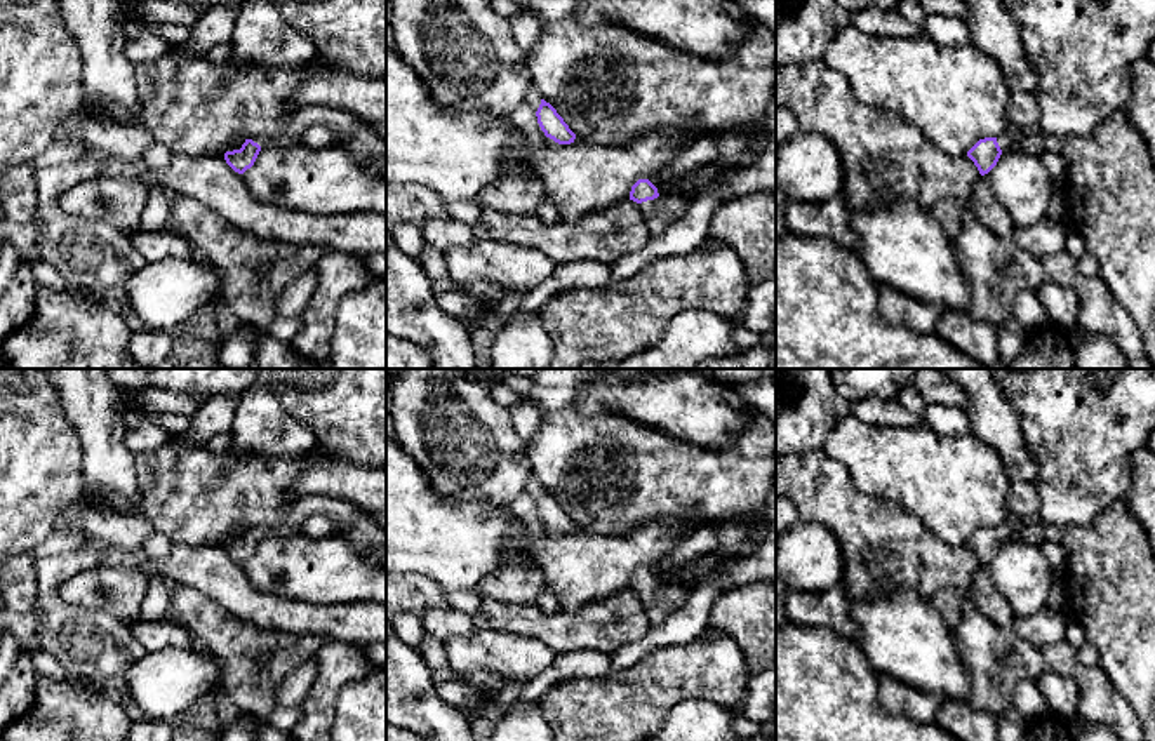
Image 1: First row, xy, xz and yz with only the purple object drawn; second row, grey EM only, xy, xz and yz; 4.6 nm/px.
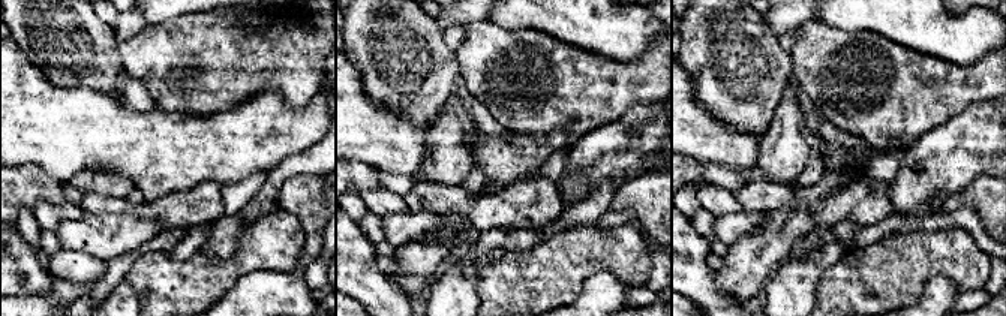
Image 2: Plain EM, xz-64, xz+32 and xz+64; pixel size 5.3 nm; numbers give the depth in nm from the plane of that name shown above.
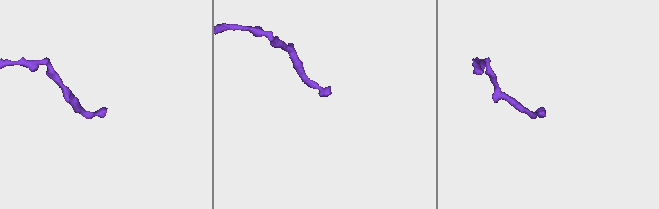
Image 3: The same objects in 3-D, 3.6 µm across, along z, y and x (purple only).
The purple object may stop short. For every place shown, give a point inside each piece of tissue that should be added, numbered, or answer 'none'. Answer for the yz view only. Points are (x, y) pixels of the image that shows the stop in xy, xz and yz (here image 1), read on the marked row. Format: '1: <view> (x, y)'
1: yz (1011, 136)

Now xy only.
1: xy (360, 140)

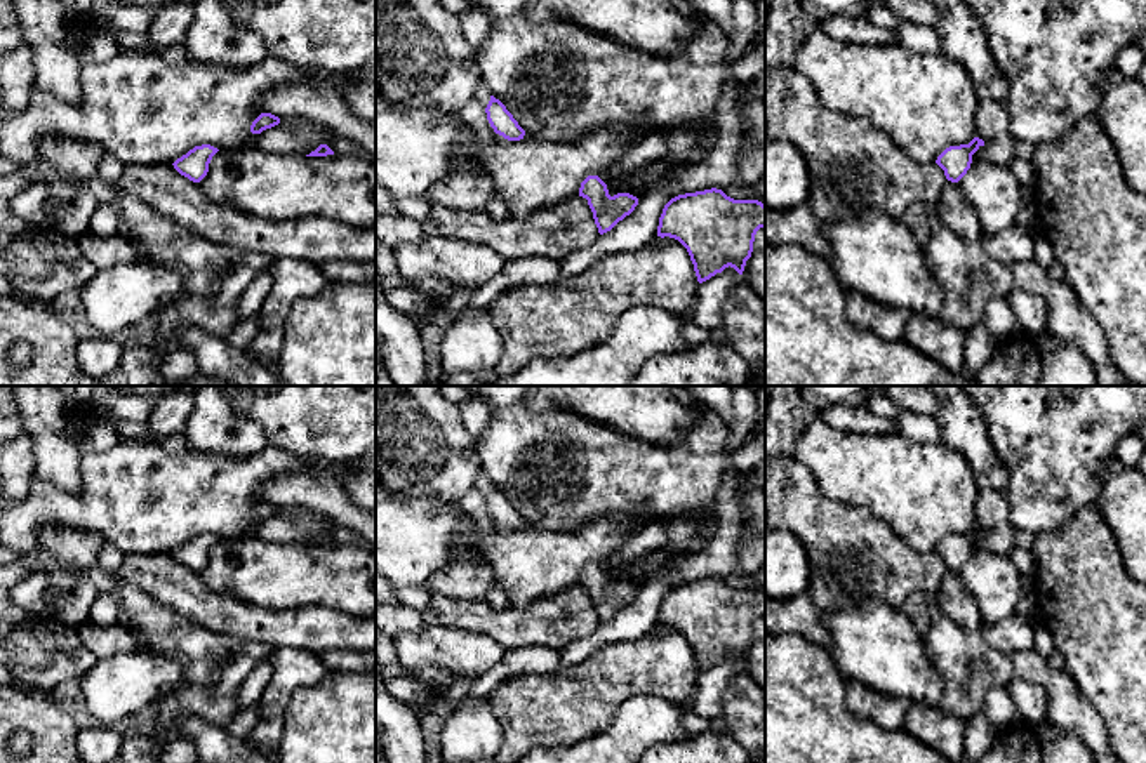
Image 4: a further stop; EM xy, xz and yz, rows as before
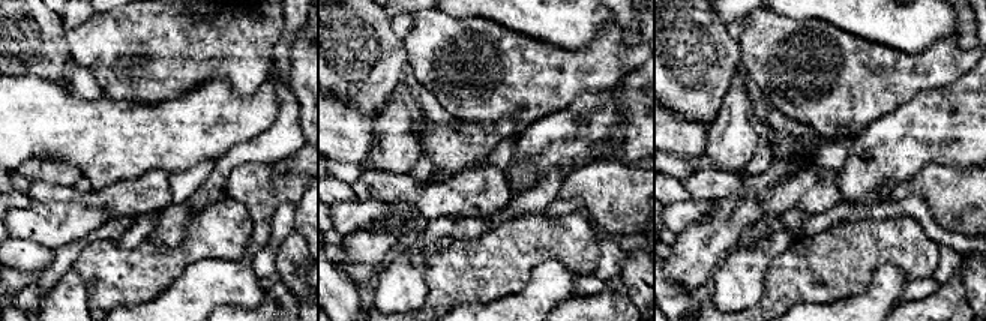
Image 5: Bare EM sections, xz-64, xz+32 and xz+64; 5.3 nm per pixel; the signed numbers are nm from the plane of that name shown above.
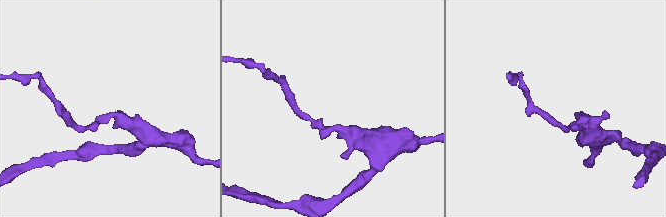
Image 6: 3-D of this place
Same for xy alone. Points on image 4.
none

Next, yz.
none

